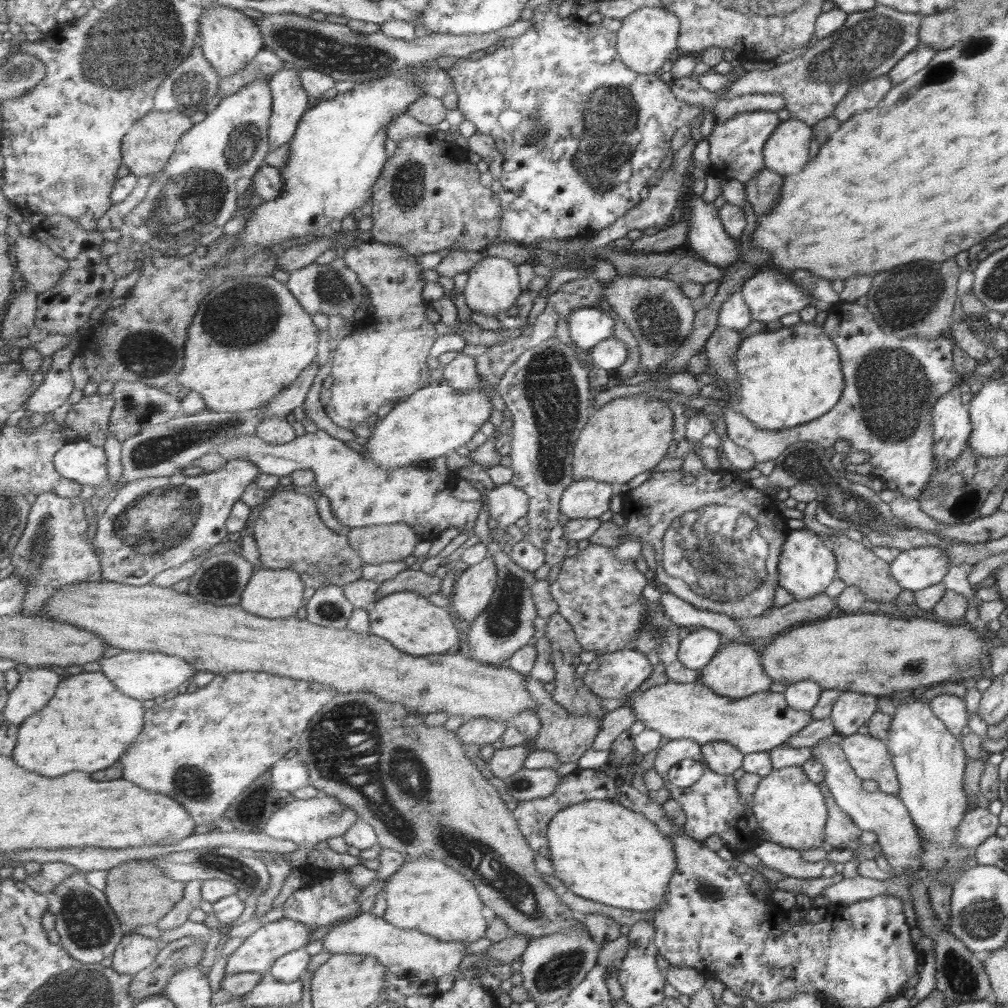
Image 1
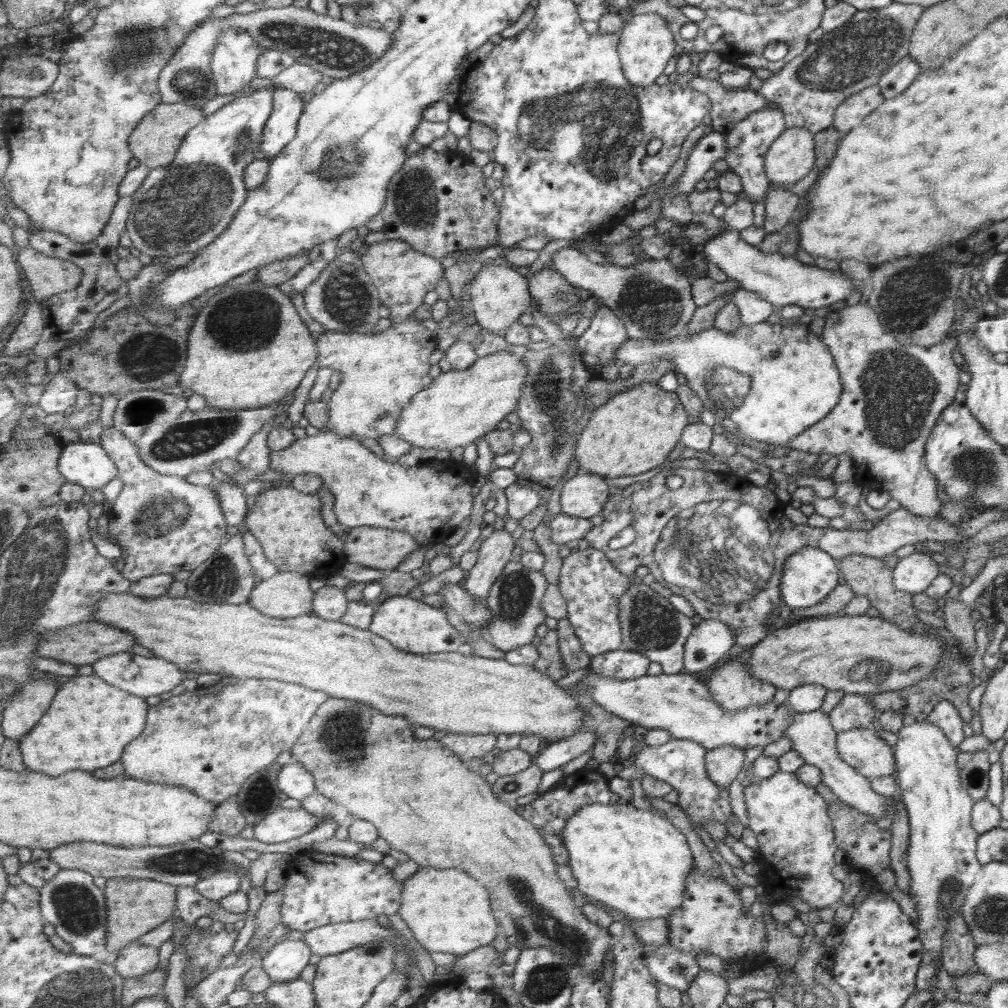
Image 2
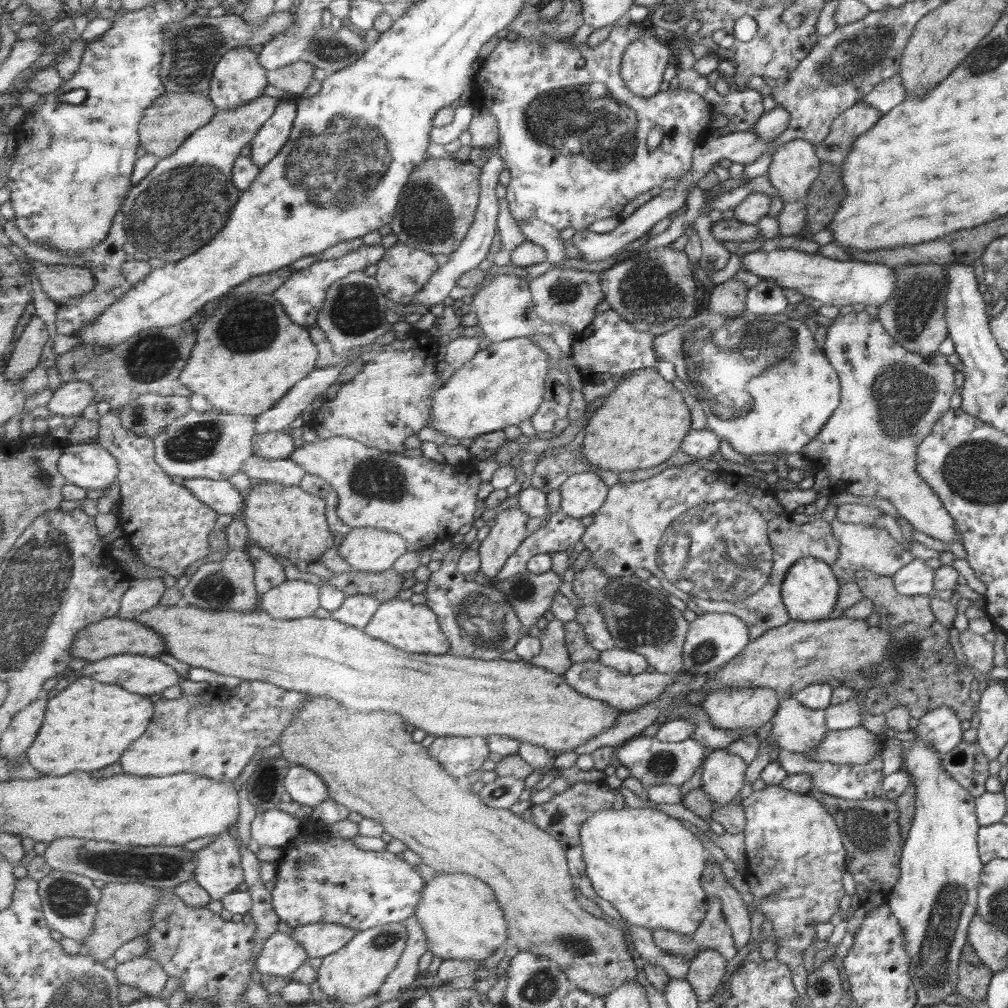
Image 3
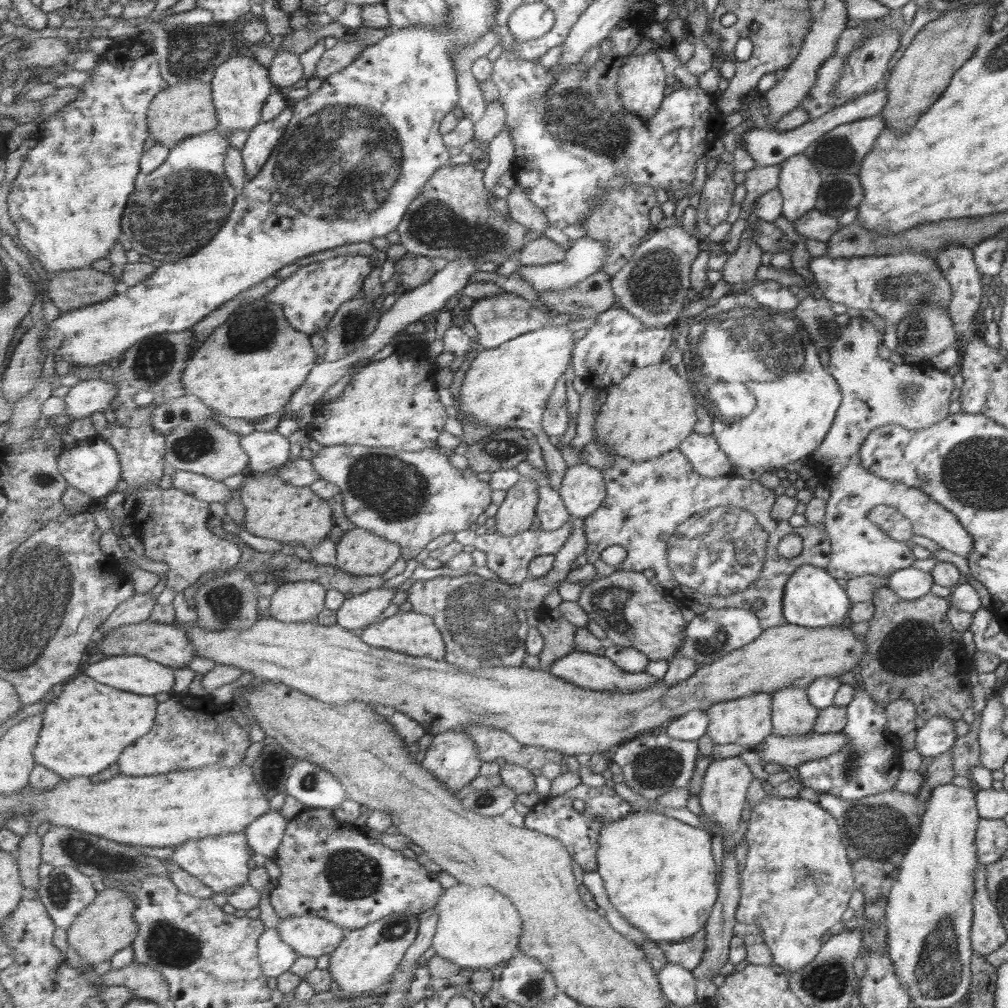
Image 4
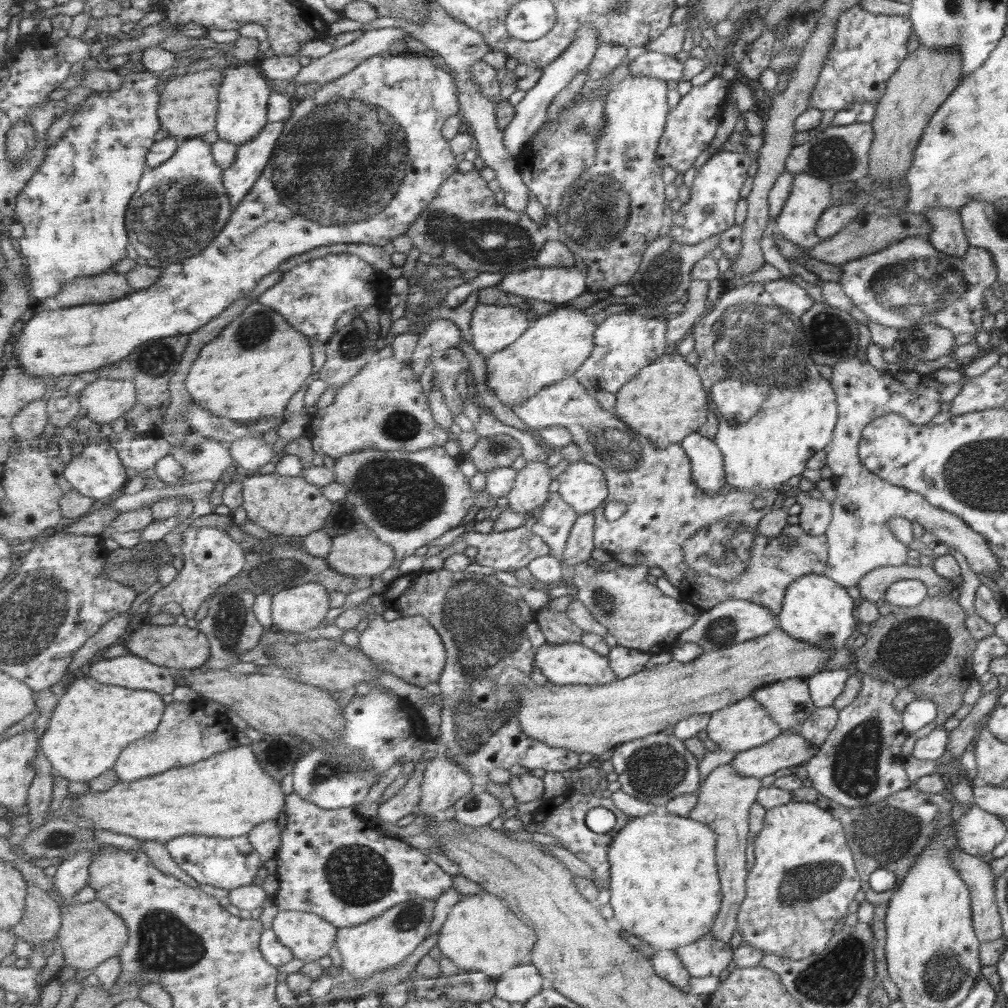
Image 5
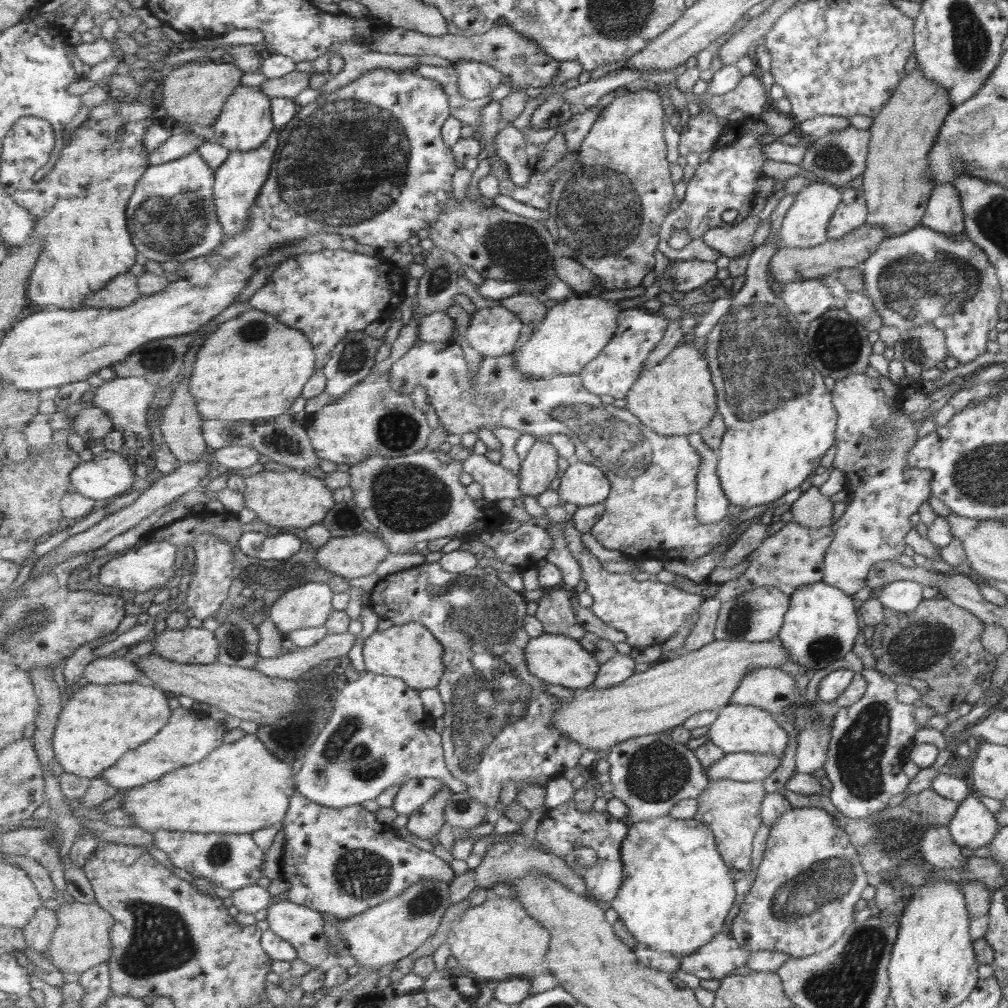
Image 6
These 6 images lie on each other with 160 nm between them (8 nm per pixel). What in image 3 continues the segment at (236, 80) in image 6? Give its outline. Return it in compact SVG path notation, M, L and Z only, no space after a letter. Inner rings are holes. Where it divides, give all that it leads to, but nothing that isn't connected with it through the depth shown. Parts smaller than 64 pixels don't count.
M175 90L166 92L144 114L140 122L141 148L145 153L153 154L161 159L171 156L196 130L203 128L219 110L210 99L209 94Z

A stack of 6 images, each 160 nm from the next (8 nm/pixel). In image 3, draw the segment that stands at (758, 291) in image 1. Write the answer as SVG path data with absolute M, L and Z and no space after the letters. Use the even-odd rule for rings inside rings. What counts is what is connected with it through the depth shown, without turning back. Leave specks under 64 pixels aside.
M791 248L755 251L740 256L743 269L761 279L773 281L781 289L791 289L813 299L817 305L834 307L862 304L881 306L889 302L895 292L895 269L883 264L863 263L859 260L831 260L825 255L806 254Z

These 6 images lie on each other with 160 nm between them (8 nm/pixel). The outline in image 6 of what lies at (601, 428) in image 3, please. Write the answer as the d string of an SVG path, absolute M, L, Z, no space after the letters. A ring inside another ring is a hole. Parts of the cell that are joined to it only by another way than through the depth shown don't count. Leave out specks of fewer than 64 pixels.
M679 345L659 364L645 369L629 392L626 408L663 436L689 436L708 427L716 412L716 388L703 348Z

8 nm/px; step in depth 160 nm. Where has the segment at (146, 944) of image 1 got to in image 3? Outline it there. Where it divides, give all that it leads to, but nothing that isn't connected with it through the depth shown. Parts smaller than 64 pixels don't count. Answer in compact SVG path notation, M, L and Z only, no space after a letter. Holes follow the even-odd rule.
M147 956L137 957L129 962L118 963L114 969L121 984L137 987L147 996L160 998L161 990L165 988L169 973L157 960Z

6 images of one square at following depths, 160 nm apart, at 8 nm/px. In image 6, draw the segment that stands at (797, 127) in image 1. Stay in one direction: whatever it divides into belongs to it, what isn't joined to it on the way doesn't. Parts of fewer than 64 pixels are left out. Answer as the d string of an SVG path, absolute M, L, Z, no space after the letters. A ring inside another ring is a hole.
M815 183L807 185L799 192L794 193L794 199L787 212L783 215L778 228L779 239L784 247L789 248L815 248L827 240L825 229L830 214L840 201L840 193L829 183Z

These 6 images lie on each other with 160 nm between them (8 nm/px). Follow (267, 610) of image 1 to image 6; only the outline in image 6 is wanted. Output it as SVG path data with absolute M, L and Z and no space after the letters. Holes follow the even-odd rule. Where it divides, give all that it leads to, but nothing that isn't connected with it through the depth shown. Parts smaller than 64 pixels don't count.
M321 581L308 582L281 595L276 600L273 608L268 609L268 617L286 635L300 628L323 626L334 611L332 603L334 595L333 589L328 584Z

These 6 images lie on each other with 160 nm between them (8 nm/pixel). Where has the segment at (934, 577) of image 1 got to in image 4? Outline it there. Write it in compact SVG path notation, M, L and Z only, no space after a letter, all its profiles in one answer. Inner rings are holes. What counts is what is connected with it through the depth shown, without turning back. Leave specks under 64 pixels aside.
M910 566L892 572L886 578L886 586L903 600L915 600L929 593L932 576Z

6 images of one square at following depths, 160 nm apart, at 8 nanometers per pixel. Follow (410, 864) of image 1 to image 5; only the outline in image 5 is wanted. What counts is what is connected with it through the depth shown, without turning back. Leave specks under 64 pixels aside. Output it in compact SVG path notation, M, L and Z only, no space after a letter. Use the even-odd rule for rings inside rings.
M463 895L449 913L440 930L438 947L443 956L449 958L460 970L484 972L499 978L517 965L530 963L533 947L538 936L532 925L525 924L521 916L513 912L505 900L497 895Z

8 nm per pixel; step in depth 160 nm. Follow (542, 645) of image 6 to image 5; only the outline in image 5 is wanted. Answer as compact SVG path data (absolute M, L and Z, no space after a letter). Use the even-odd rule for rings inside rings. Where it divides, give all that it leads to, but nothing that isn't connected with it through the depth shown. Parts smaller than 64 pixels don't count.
M576 641L563 644L551 644L546 642L537 653L537 666L549 682L565 686L570 684L578 685L605 685L611 684L618 679L613 672L608 657L601 656L592 648L577 643Z

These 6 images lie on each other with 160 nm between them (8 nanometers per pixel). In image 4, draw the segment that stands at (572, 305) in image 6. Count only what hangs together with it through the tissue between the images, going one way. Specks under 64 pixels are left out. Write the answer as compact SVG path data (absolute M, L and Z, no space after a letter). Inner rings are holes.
M565 325L545 327L528 332L502 344L499 348L483 349L472 360L459 392L461 412L470 422L470 428L479 432L480 425L518 427L533 432L536 447L542 450L547 484L559 490L568 464L563 453L549 440L544 429L547 403L555 390L556 380L562 378L572 363L578 340Z

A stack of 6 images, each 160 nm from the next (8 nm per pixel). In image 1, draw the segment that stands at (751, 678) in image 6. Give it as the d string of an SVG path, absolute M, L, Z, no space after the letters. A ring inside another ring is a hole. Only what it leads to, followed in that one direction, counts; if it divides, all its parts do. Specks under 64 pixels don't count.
M823 739L809 748L811 758L817 760L824 770L823 783L837 807L853 821L859 830L869 830L876 834L875 850L885 857L894 875L903 875L905 869L921 867L922 838L919 836L905 806L897 795L887 795L879 790L867 792L861 789L861 780L849 767L846 757L838 744L828 744Z

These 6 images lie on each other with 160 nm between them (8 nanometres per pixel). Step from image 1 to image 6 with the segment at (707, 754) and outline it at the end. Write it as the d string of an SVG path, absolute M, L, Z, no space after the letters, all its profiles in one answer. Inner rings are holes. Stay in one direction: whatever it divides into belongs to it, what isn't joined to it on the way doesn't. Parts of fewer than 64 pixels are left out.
M709 780L708 788L698 799L698 811L694 818L713 828L712 835L717 836L717 848L721 848L721 858L735 881L749 873L753 835L763 822L760 811L766 793L763 792L761 784L761 781Z

